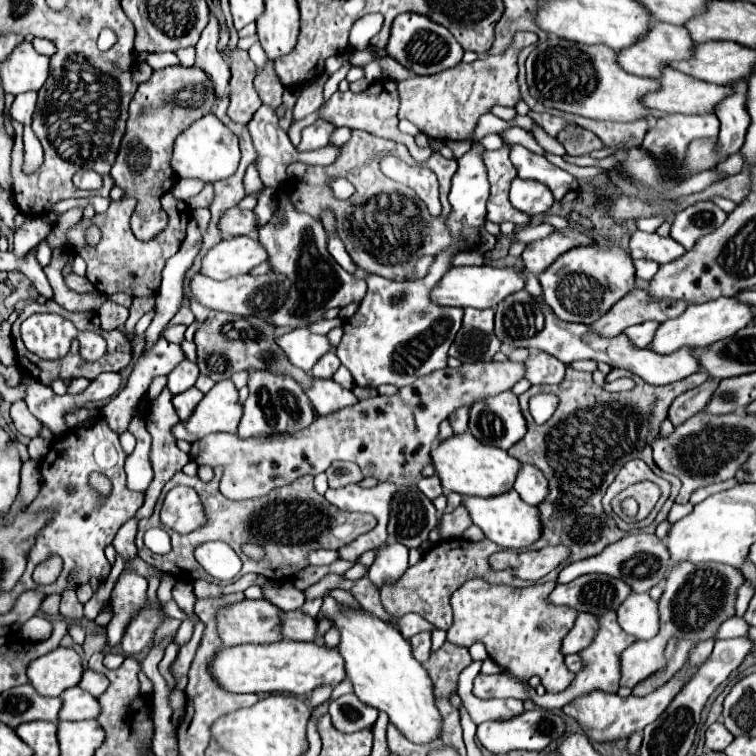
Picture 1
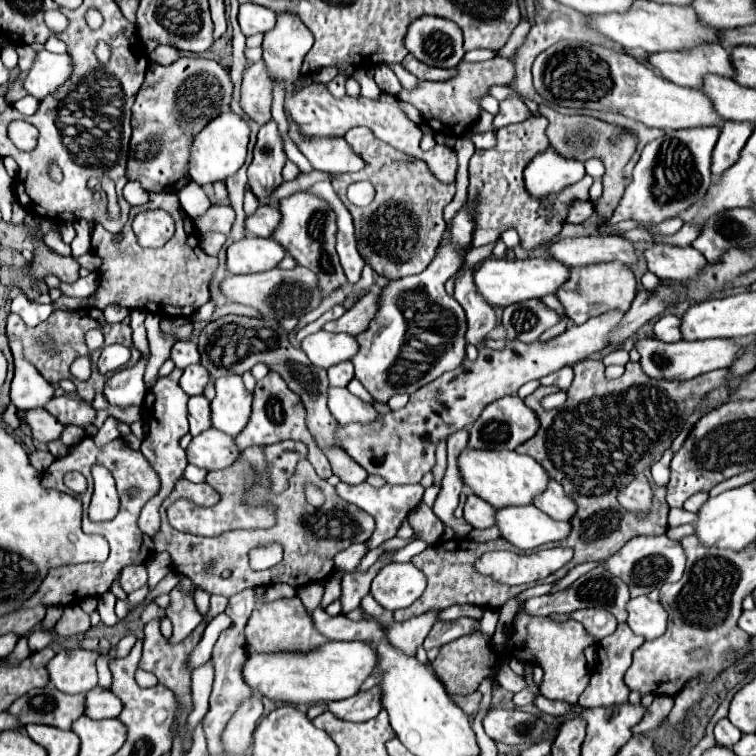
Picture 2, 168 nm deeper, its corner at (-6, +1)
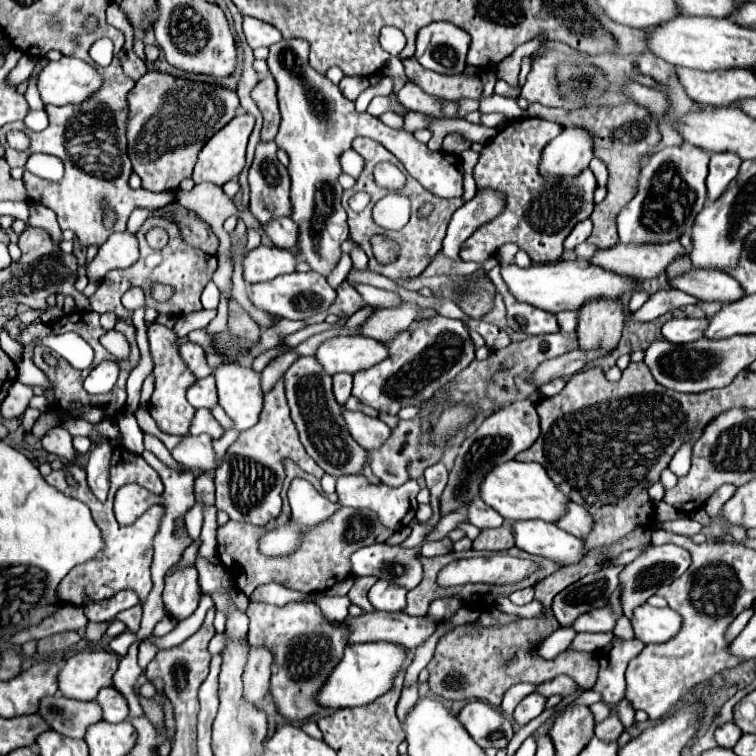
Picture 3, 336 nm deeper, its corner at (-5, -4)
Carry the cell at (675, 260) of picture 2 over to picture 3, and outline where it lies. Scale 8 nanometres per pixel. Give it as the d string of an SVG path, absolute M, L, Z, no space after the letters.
M691 267L691 271L669 279L669 285L697 297L699 301L731 303L745 295L739 283L735 283L735 279L729 279L729 275L719 269Z

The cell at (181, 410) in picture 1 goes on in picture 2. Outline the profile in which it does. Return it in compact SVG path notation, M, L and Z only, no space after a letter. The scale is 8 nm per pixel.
M192 396L188 400L188 420L190 420L190 434L198 436L202 430L212 426L210 418L210 402L204 396Z

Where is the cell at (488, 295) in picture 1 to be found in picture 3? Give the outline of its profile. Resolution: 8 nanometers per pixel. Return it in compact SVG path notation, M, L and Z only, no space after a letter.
M585 259L535 263L525 269L521 269L517 265L505 265L505 267L501 267L501 277L503 277L505 285L509 287L509 293L517 301L529 303L533 307L539 307L539 309L551 311L551 313L557 313L563 309L575 311L587 299L595 299L595 297L623 297L629 289L635 287L635 279L627 279L627 277L615 275L611 271L603 271Z

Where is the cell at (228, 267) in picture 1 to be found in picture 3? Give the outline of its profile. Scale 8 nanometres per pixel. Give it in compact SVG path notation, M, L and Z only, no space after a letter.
M259 245L243 255L243 277L247 283L261 283L295 271L295 257L287 249Z

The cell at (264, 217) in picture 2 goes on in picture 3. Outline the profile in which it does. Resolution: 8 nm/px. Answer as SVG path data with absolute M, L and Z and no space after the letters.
M277 217L269 223L263 223L265 235L273 241L275 247L291 249L297 243L297 227L289 217Z

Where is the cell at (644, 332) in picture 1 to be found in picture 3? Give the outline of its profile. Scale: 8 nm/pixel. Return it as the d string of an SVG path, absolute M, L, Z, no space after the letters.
M673 317L663 325L661 333L671 343L691 343L703 337L703 327L707 327L707 319Z

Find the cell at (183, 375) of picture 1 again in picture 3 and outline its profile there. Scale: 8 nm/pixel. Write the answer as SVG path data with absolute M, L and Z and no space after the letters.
M209 375L205 379L197 379L189 389L187 389L187 401L199 409L211 409L217 403L217 391L215 391L215 377Z

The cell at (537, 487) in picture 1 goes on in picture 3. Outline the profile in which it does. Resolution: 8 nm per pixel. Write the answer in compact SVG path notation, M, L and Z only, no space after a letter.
M567 503L567 511L557 521L557 527L575 537L583 537L583 535L587 535L587 531L591 531L591 515L581 505Z

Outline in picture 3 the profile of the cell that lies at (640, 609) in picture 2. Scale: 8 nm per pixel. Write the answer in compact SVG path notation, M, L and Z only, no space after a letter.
M643 603L641 607L637 607L633 611L631 625L633 625L635 637L639 641L643 641L645 645L665 643L679 631L681 617L675 611L671 611L669 607L655 609L655 607Z

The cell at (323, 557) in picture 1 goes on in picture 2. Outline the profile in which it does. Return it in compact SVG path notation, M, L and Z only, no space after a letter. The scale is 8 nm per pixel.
M352 544L344 552L336 554L336 558L334 558L336 568L340 568L342 572L350 572L352 574L358 568L358 564L364 558L366 552L368 552L368 546L366 544Z

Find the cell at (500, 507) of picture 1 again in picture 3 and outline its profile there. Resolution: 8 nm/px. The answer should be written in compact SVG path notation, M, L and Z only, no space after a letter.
M541 519L515 521L513 535L519 549L533 555L549 557L561 565L577 563L583 557L581 539L565 533L555 523L547 523Z

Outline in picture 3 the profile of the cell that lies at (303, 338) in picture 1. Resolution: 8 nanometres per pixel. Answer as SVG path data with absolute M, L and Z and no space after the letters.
M333 337L323 341L315 353L319 365L325 373L335 375L339 371L355 373L387 357L387 347L381 341L367 337Z

